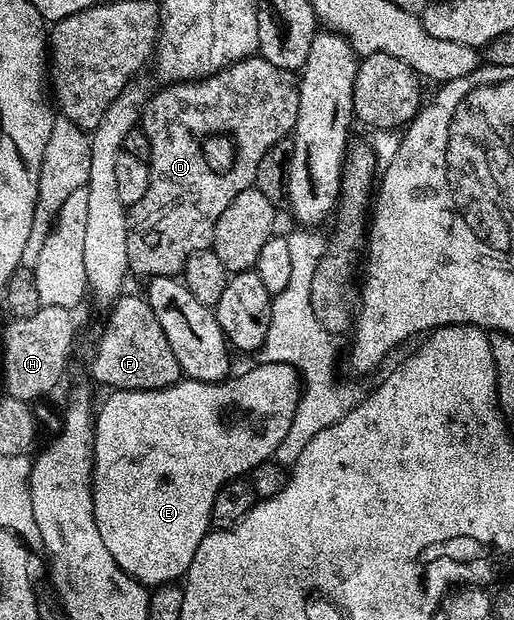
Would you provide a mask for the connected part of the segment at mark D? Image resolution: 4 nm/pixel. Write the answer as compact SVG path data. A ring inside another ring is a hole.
M260 55L245 57L242 61L231 63L225 69L220 69L218 73L212 73L209 77L200 81L179 81L166 84L166 89L158 91L154 97L150 96L143 106L143 112L139 117L140 128L144 129L147 139L150 140L149 166L149 186L147 195L139 199L137 205L132 206L128 214L127 223L127 259L129 260L129 273L132 276L148 279L150 277L177 277L182 272L191 255L195 251L203 251L213 244L213 224L219 219L223 211L227 211L227 203L239 195L239 191L247 191L254 188L257 179L257 168L259 159L275 143L286 140L292 134L295 127L295 119L299 115L299 91L297 90L298 78L292 69L280 69L275 67L275 63L267 63Z

